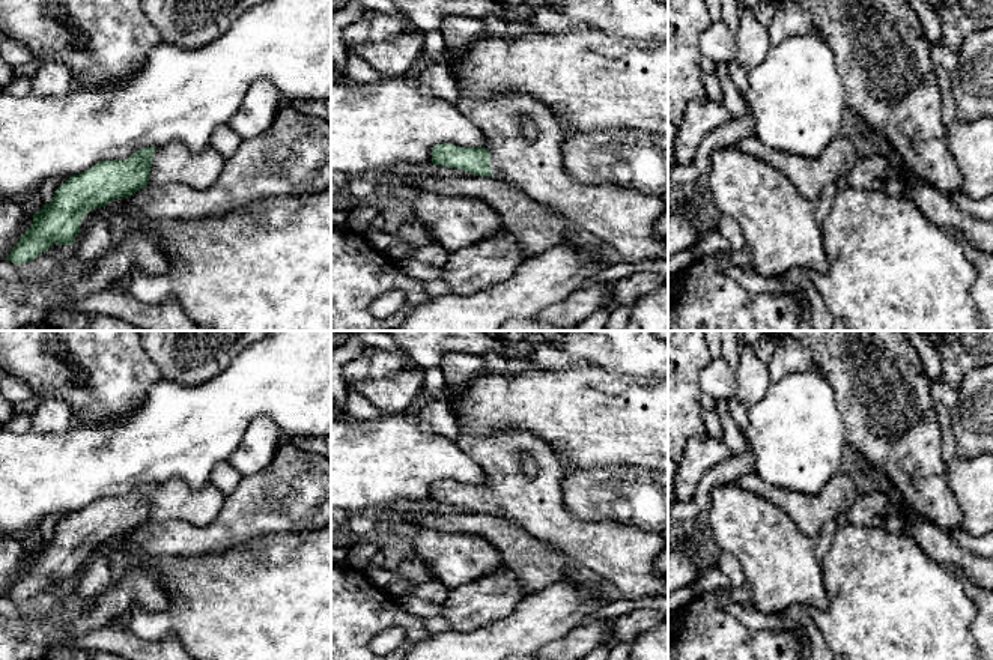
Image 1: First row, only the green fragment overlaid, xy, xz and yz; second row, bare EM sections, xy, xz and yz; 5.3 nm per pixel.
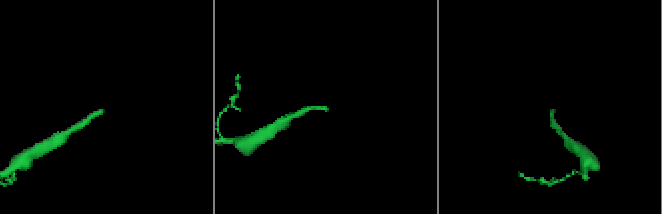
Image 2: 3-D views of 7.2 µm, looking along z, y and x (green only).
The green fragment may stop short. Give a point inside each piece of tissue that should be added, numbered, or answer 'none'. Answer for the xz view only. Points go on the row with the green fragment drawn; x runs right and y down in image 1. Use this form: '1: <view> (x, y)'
1: xz (626, 221)

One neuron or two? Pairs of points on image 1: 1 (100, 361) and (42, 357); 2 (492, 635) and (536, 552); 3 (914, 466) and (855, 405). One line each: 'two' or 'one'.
1: one
2: two
3: one

